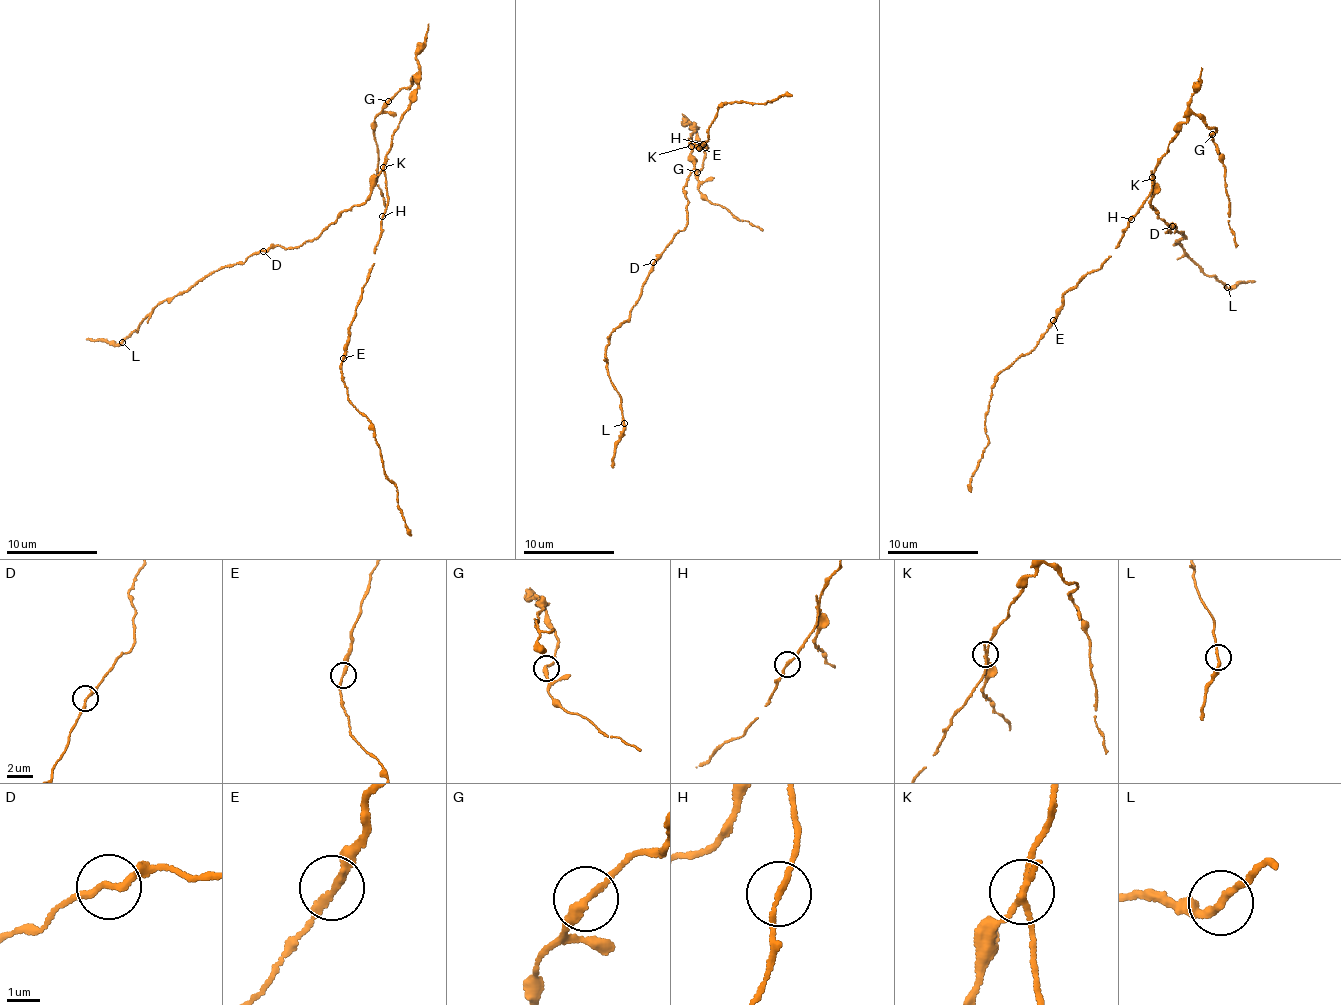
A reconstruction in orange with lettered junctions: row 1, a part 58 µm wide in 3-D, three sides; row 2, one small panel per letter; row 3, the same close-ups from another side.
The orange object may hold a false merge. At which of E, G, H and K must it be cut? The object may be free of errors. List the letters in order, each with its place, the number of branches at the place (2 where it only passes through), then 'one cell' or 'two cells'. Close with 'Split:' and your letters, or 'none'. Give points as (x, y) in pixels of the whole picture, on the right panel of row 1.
E: (1053, 320) | 2 | one cell
G: (1212, 134) | 2 | one cell
H: (1131, 219) | 2 | one cell
K: (1152, 177) | 3 | two cells
Split: K

